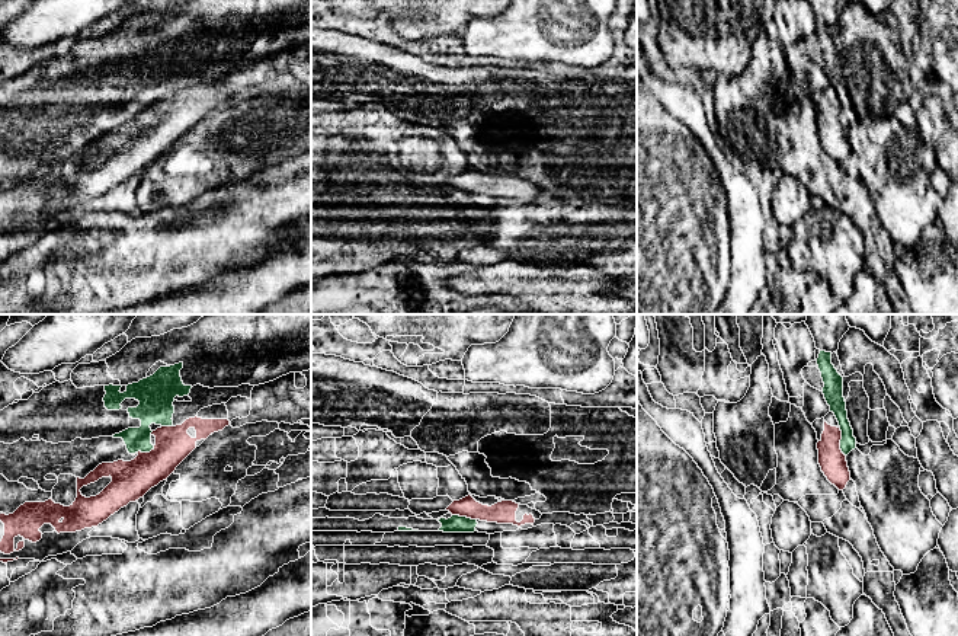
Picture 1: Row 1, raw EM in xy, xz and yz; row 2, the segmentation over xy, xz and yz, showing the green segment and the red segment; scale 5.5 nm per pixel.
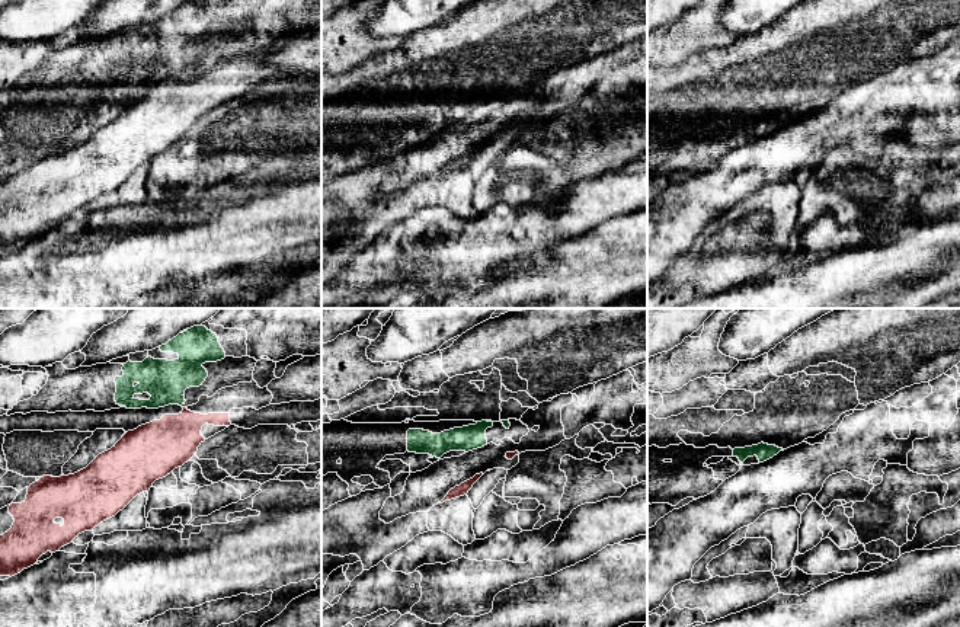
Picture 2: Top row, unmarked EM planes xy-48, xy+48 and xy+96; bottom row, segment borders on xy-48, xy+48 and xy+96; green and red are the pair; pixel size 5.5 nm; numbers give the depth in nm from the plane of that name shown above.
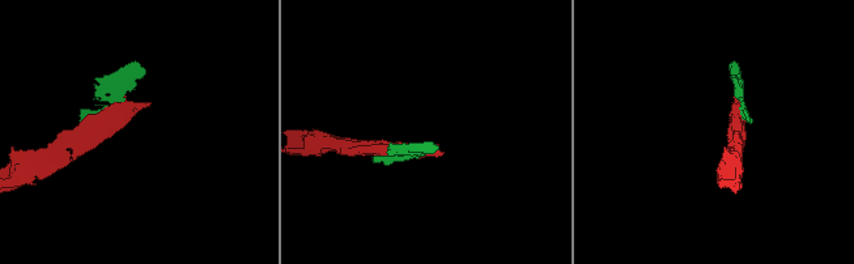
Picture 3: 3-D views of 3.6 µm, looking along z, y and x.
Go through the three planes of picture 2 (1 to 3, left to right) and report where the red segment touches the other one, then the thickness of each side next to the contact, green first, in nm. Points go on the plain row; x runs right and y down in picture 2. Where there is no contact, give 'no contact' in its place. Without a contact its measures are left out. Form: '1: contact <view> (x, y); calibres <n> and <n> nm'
1: no contact
2: no contact
3: no contact

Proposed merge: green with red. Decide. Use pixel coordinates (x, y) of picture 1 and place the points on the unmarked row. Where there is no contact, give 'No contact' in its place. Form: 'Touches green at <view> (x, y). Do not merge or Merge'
Touches green at yz (840, 117). Do not merge

